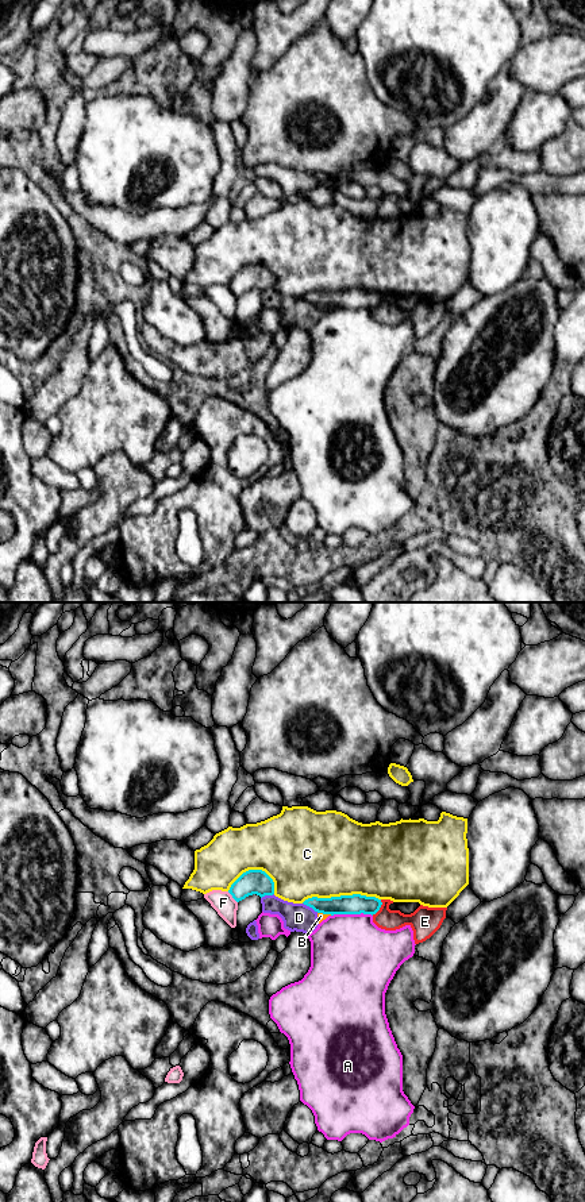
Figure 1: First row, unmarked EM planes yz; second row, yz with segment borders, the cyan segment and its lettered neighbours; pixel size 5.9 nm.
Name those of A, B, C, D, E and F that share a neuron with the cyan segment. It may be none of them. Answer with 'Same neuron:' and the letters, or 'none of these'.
Same neuron: none of these

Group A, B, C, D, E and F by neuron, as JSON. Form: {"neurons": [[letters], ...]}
{"neurons": [["A"], ["B", "D", "E"], ["C"], ["F"]]}

